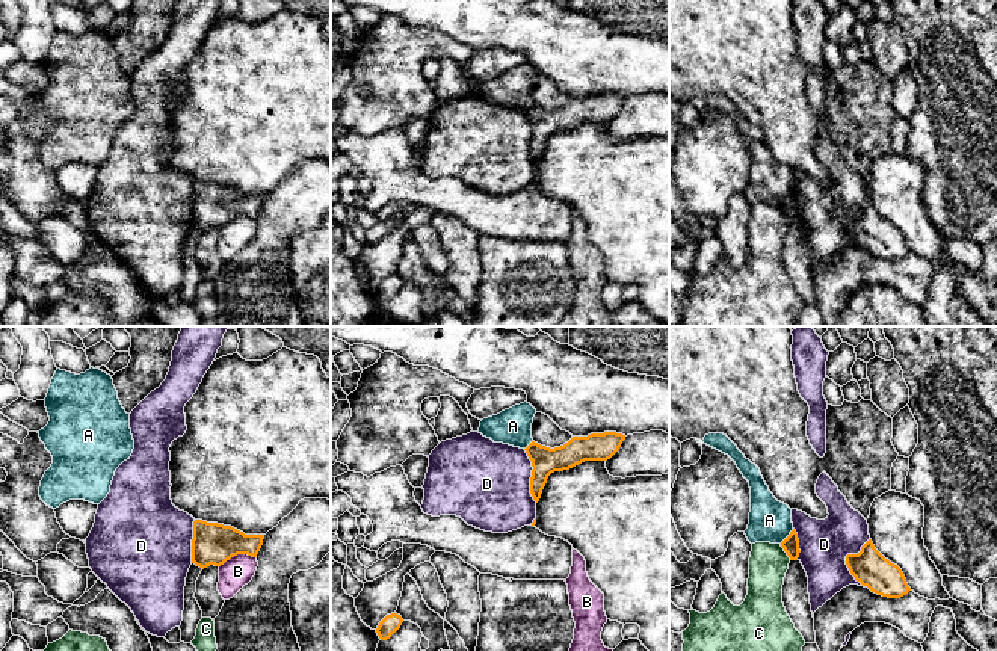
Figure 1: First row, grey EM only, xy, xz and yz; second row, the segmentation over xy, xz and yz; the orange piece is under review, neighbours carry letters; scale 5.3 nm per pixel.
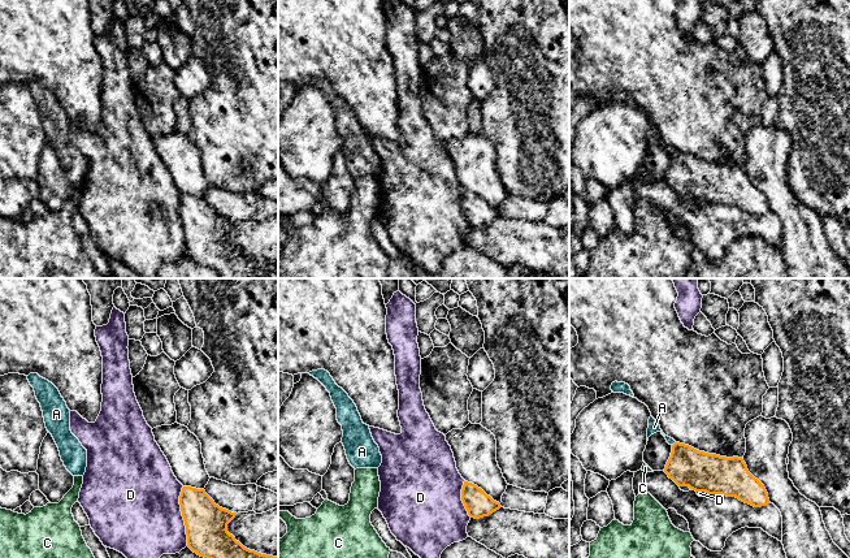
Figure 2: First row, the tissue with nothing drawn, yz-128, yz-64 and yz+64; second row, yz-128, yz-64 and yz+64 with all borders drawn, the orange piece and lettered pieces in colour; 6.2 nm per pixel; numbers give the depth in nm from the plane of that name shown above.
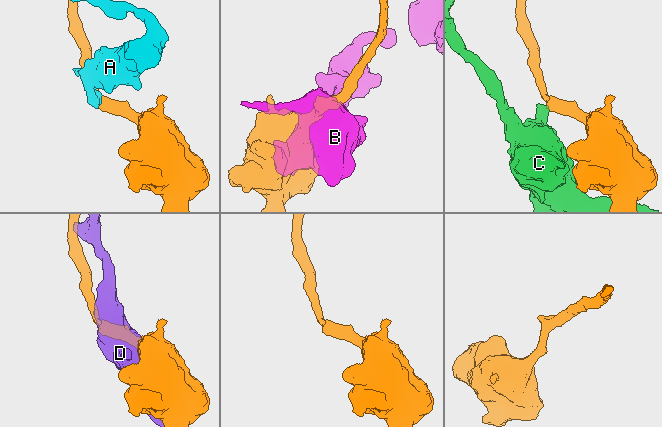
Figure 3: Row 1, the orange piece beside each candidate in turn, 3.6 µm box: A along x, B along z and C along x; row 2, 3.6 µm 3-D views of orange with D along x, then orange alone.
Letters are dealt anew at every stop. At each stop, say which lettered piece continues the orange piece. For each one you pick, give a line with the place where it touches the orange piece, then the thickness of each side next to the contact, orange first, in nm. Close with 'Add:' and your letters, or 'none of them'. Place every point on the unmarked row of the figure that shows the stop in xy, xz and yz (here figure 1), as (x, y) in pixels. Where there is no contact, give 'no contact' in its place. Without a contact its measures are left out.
Add: none of them

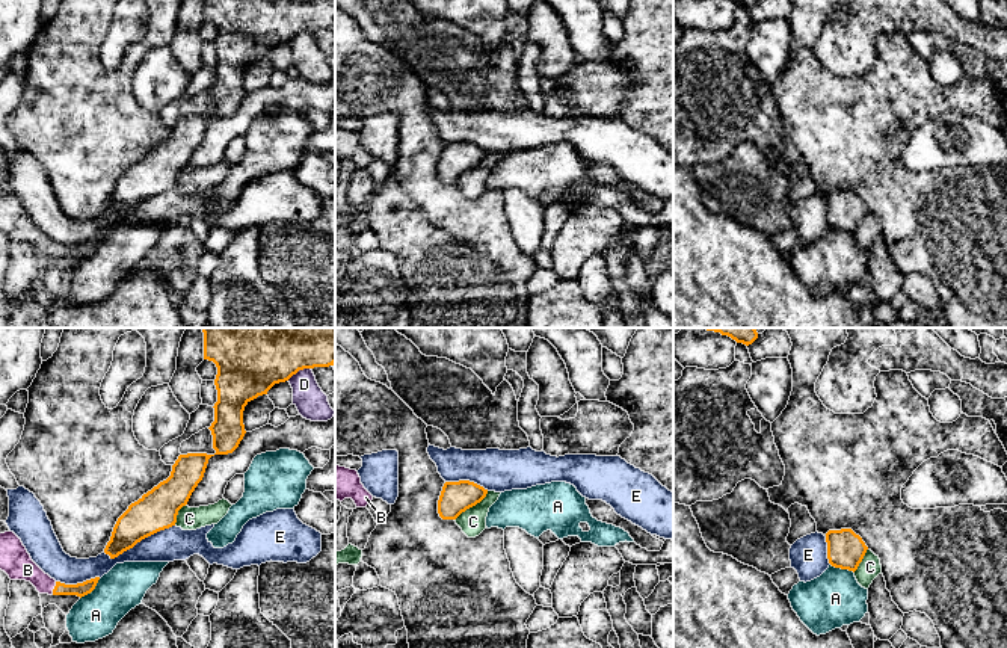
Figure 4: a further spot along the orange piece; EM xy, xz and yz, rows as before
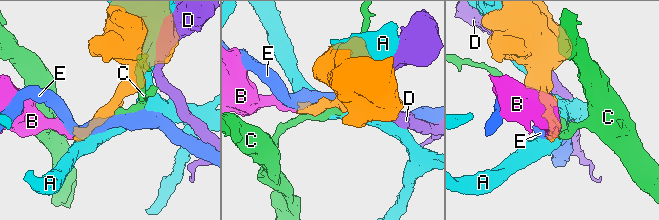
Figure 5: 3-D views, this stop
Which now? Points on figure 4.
B: contact xy (55, 249); calibres 80 and 160 nm
Add: B

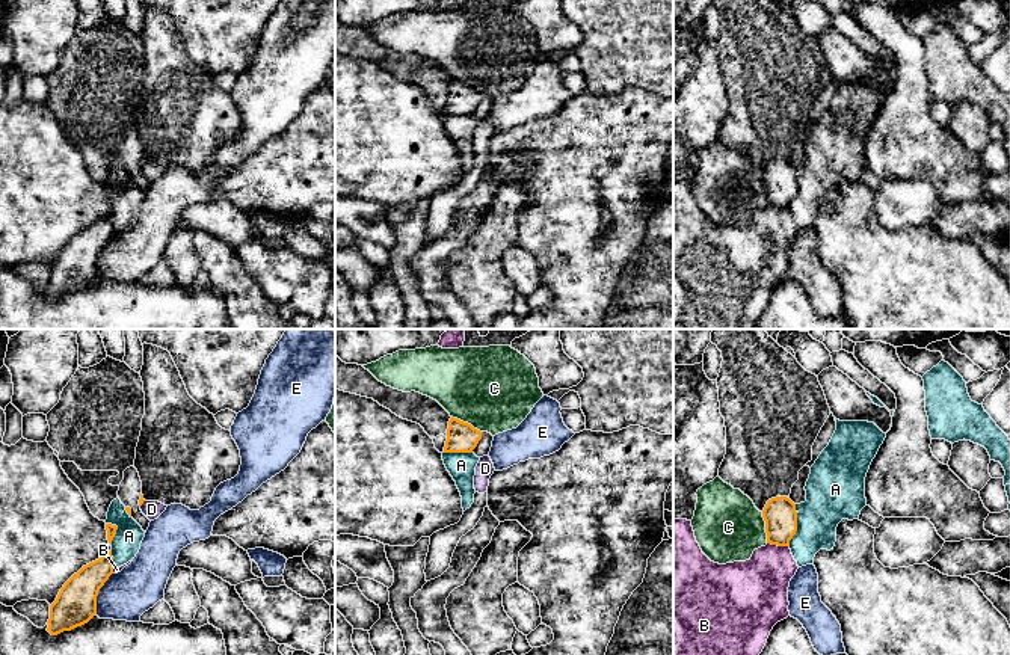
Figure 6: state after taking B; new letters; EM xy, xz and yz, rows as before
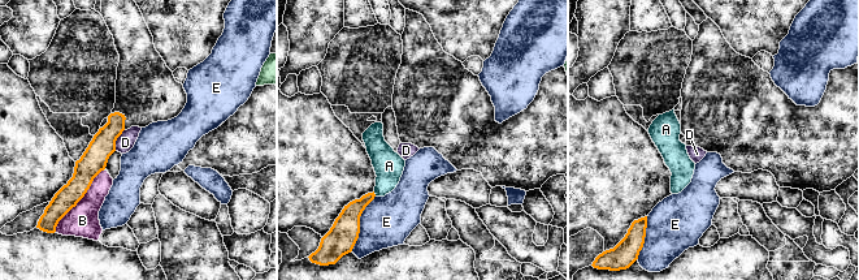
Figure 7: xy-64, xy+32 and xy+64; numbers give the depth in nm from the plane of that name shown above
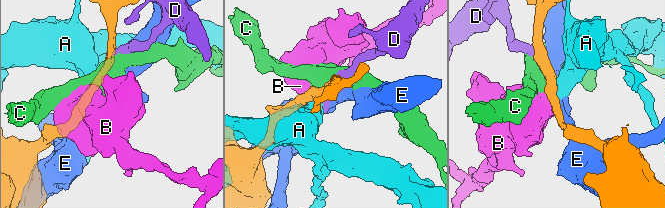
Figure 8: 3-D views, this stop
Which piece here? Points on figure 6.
Add: none of them

